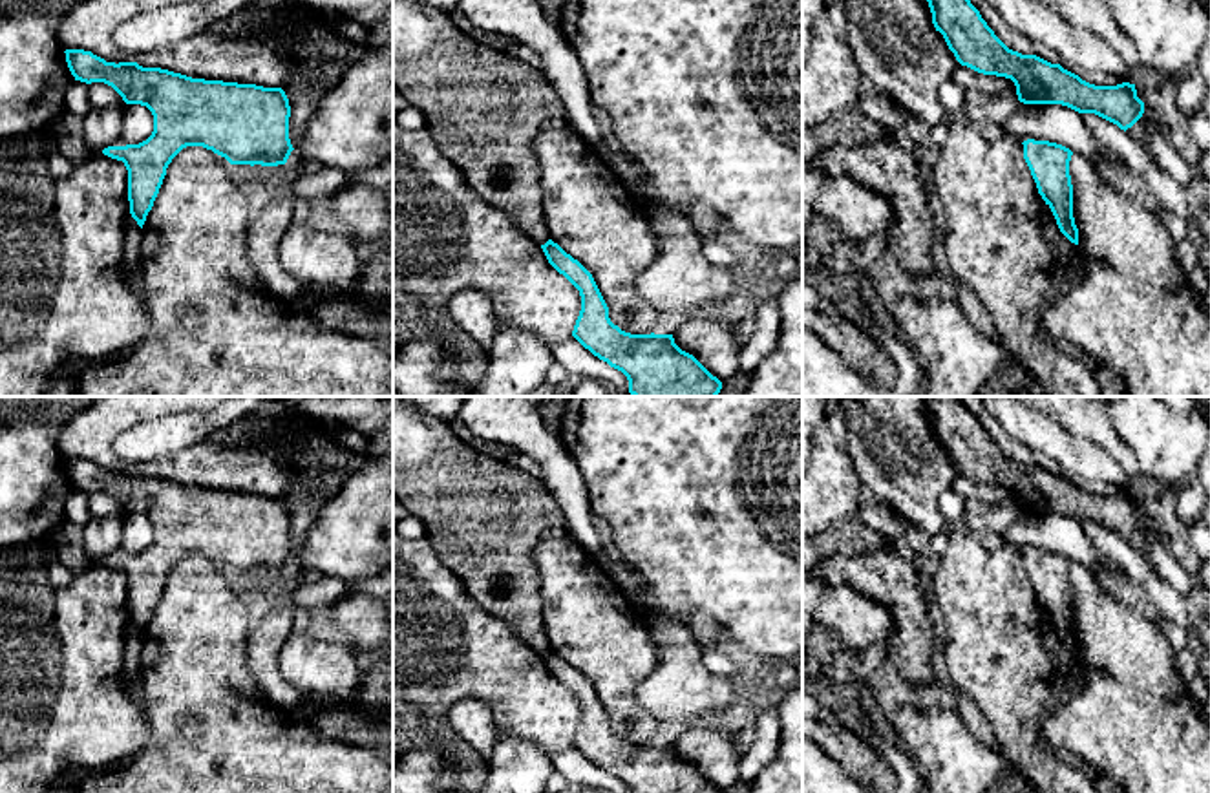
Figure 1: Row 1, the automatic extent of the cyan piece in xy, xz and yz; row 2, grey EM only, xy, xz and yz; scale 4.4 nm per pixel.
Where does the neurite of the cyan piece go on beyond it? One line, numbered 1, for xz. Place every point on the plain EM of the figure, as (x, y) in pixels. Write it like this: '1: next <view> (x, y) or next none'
1: next none

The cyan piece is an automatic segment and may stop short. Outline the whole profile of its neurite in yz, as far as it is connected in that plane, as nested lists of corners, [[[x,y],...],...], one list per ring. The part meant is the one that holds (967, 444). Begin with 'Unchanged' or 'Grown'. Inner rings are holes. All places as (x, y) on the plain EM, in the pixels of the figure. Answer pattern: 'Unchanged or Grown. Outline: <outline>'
Unchanged. Outline: [[[925,396],[925,409],[956,470],[978,482],[1011,488],[1020,512],[1095,523],[1124,541],[1142,526],[1135,493],[1095,495],[1060,473],[1009,459],[958,396]]]

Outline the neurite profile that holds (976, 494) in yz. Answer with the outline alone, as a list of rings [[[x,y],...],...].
[[[958,475],[950,486],[960,493],[972,508],[989,508],[989,506],[1016,506],[1016,495],[1011,488],[983,484],[967,475]]]

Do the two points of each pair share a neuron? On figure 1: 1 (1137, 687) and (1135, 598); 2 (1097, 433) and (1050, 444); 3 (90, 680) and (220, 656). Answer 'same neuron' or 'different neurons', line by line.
1: different neurons
2: different neurons
3: different neurons

